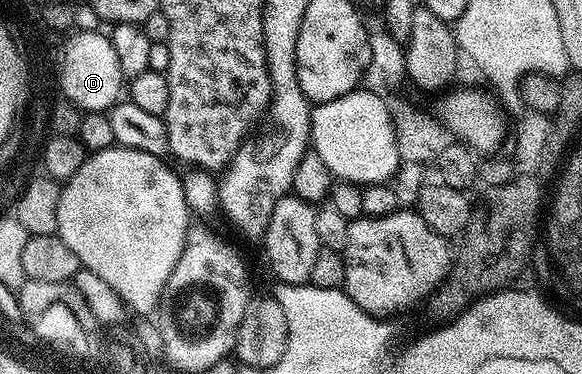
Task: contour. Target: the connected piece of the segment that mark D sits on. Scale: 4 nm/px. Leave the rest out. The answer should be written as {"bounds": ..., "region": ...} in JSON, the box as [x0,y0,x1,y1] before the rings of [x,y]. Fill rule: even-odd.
{"bounds":[61,31,125,113],"region":[[[75,31],[66,38],[66,41],[67,46],[63,49],[63,57],[61,56],[65,94],[71,94],[72,103],[80,111],[102,113],[110,110],[111,106],[120,100],[125,89],[121,63],[117,63],[117,55],[113,51],[110,36],[103,31],[94,33]]]}

